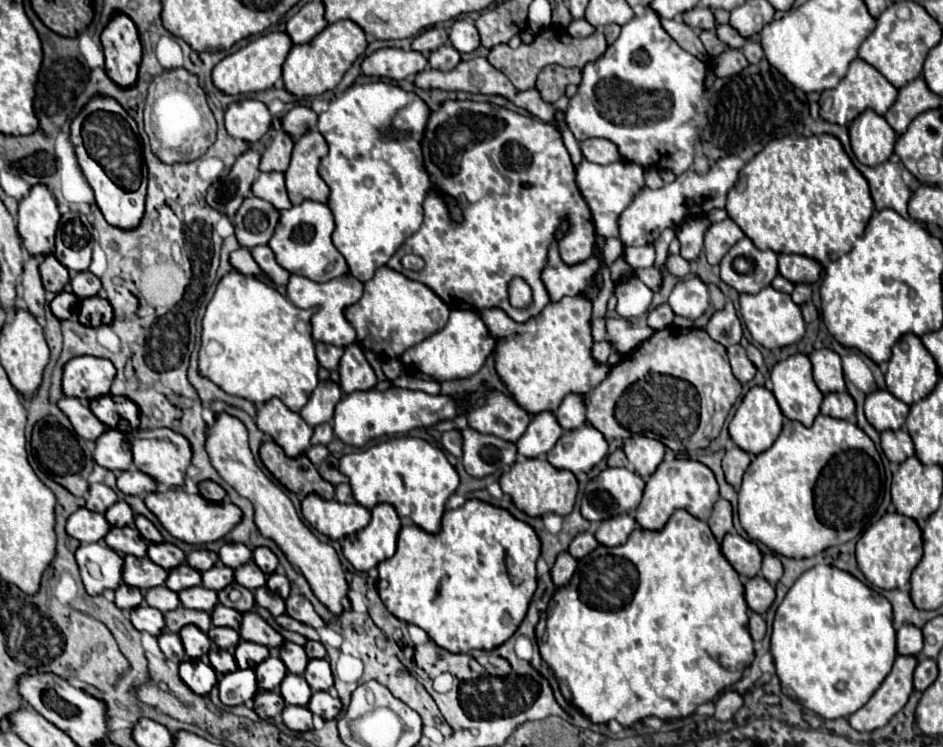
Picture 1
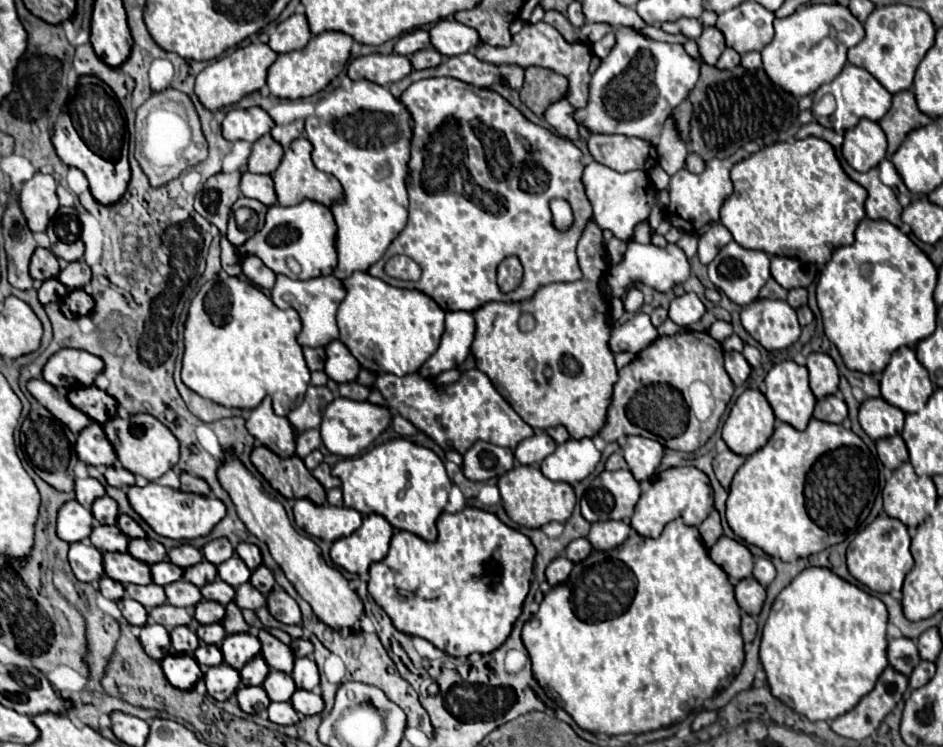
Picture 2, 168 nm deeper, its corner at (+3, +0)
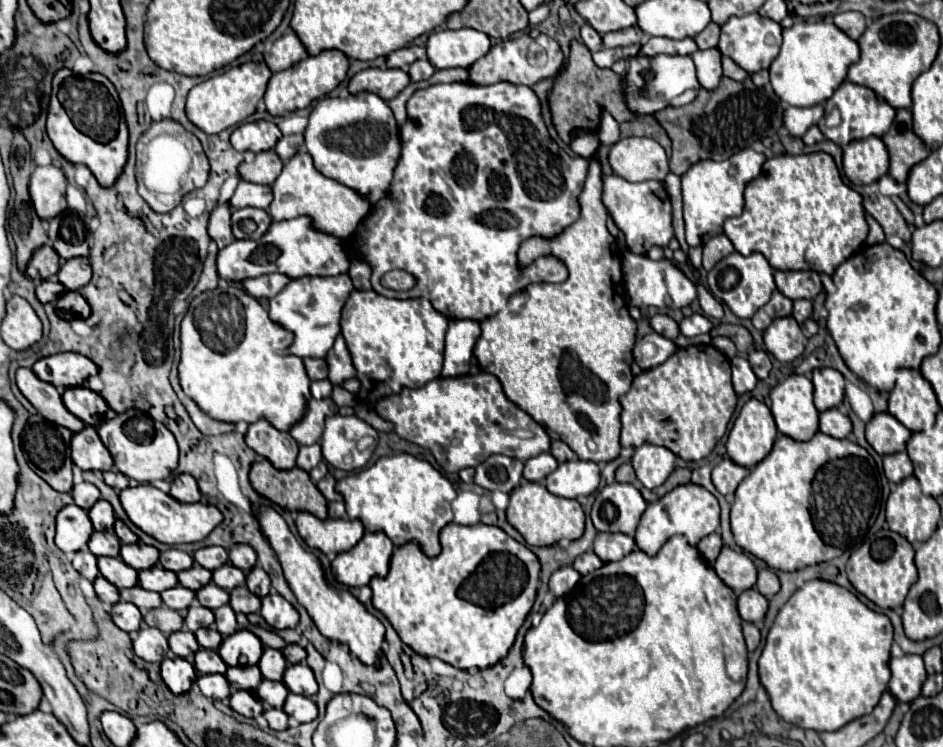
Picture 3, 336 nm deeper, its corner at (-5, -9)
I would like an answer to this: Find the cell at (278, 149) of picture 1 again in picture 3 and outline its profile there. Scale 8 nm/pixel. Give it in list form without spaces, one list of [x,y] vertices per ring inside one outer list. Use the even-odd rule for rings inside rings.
[[[274,149],[256,153],[252,163],[240,163],[238,167],[238,175],[242,181],[260,185],[272,185],[280,175],[280,171],[282,171],[282,161]]]

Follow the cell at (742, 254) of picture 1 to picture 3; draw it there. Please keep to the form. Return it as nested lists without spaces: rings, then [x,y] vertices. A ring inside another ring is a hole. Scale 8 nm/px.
[[[732,253],[720,259],[720,263],[716,263],[712,271],[708,271],[708,291],[718,301],[724,301],[736,317],[750,319],[760,307],[764,307],[770,301],[770,295],[776,289],[772,275],[774,275],[774,269],[770,267],[764,255],[752,253],[744,257],[740,253]]]

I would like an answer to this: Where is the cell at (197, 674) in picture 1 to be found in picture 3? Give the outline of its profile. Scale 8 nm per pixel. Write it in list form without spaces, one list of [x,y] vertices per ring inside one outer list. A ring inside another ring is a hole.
[[[180,657],[164,659],[160,663],[160,675],[162,675],[164,683],[168,685],[168,689],[176,695],[186,693],[192,687],[192,683],[196,681],[192,663],[188,663],[186,659],[180,659]]]

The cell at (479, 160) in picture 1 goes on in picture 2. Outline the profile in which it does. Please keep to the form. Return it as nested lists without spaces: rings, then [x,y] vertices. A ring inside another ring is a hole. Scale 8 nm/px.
[[[426,78],[426,80],[420,80],[420,82],[414,82],[408,90],[404,90],[404,94],[400,96],[402,104],[410,110],[412,114],[412,158],[408,162],[408,168],[410,168],[410,176],[408,176],[408,196],[410,196],[410,218],[408,218],[408,226],[398,234],[398,238],[390,244],[390,248],[386,250],[386,254],[368,270],[368,274],[388,282],[390,286],[398,286],[398,288],[416,288],[424,294],[428,294],[430,298],[434,298],[434,302],[442,308],[442,310],[468,310],[468,312],[474,312],[476,308],[480,308],[482,304],[486,302],[524,302],[524,300],[530,300],[536,290],[540,286],[548,286],[548,284],[556,284],[556,282],[574,282],[574,280],[580,280],[582,278],[582,272],[578,268],[578,260],[576,260],[576,244],[580,240],[580,234],[584,232],[584,226],[588,224],[588,220],[592,218],[592,206],[584,194],[584,186],[582,186],[582,152],[574,146],[574,142],[570,142],[568,138],[560,138],[558,134],[550,132],[548,128],[544,126],[536,126],[532,124],[530,120],[526,120],[510,102],[506,102],[498,92],[492,92],[492,90],[486,90],[486,88],[476,88],[476,86],[470,86],[466,82],[460,82],[460,80],[454,80],[454,78]],[[552,198],[564,198],[570,202],[572,210],[574,210],[574,224],[568,232],[558,232],[554,226],[552,226],[552,214],[550,214],[550,200]],[[396,254],[406,254],[410,256],[414,262],[418,262],[418,266],[422,268],[422,278],[418,282],[404,282],[404,280],[396,280],[396,278],[390,278],[386,272],[384,272],[384,264],[396,256]],[[508,256],[516,256],[522,266],[524,266],[524,280],[522,284],[512,292],[512,294],[500,294],[498,292],[498,286],[496,286],[496,268],[498,264],[508,258]]]

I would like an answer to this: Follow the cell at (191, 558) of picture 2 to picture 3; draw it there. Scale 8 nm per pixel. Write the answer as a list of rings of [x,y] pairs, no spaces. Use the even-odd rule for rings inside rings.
[[[168,549],[168,551],[162,551],[162,553],[160,553],[160,561],[158,561],[158,563],[160,563],[164,569],[168,569],[168,571],[178,573],[178,571],[190,569],[190,567],[194,565],[194,559],[192,559],[188,553],[180,551],[180,549]]]

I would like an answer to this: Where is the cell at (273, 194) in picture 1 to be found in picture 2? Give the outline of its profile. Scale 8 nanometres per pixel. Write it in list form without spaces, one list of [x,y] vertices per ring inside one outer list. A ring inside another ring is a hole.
[[[244,172],[244,174],[242,174],[242,180],[240,180],[240,190],[242,190],[242,196],[246,196],[246,198],[256,198],[256,200],[260,200],[260,202],[266,204],[266,206],[278,204],[272,176]]]

